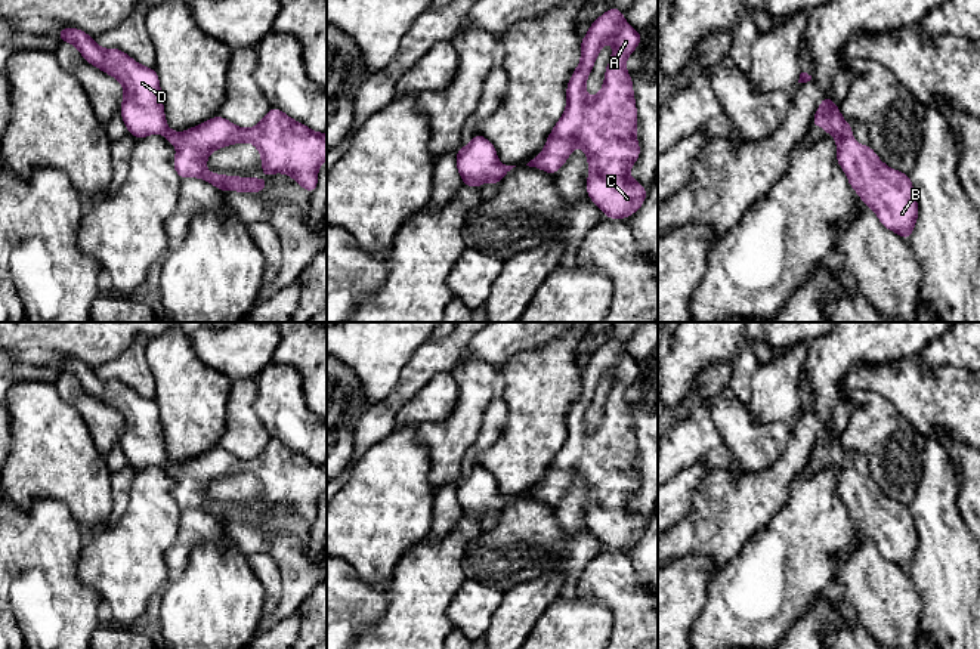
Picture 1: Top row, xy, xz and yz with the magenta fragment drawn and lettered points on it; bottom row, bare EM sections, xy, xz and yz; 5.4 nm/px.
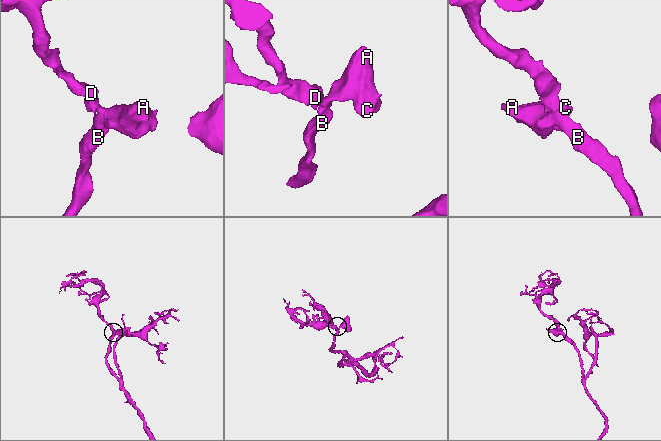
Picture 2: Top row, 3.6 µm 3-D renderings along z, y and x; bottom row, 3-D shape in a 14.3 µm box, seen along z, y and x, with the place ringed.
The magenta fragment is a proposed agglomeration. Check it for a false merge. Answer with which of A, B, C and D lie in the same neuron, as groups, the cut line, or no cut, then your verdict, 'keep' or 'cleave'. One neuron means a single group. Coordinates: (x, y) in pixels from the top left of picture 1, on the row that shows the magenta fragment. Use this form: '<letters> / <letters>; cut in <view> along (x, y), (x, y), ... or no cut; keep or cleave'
A B C D; no cut; keep

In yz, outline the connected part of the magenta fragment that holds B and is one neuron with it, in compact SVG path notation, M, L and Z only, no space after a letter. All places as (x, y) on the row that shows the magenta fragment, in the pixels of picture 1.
M828 95L811 120L837 139L837 163L845 171L850 186L871 207L884 228L911 239L918 219L918 203L909 174L887 167L871 145L857 145L850 123Z

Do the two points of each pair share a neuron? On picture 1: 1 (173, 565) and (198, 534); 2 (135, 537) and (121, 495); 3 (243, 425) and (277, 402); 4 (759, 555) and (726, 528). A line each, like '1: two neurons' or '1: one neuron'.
1: one neuron
2: two neurons
3: two neurons
4: two neurons

